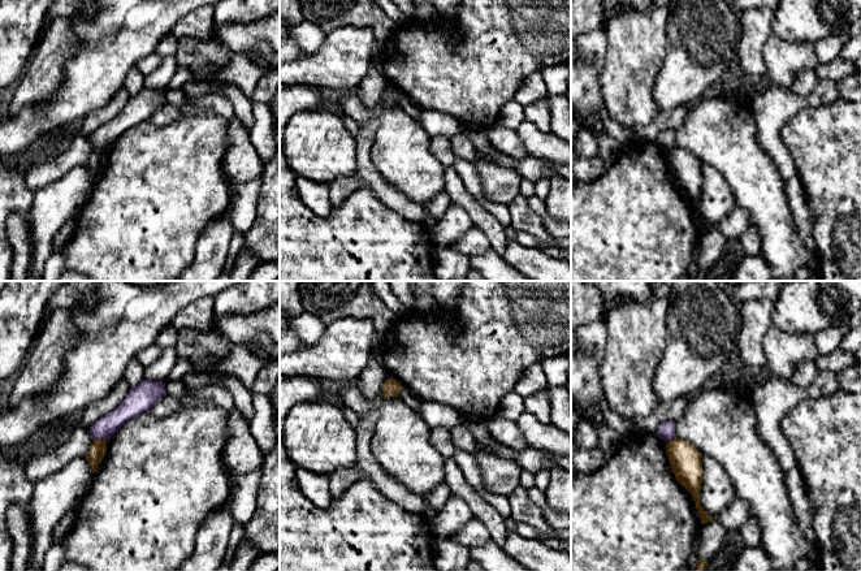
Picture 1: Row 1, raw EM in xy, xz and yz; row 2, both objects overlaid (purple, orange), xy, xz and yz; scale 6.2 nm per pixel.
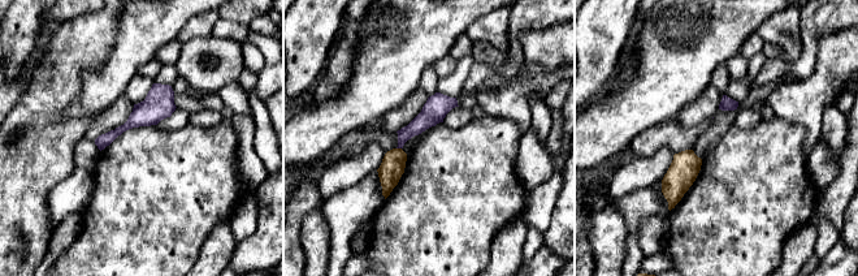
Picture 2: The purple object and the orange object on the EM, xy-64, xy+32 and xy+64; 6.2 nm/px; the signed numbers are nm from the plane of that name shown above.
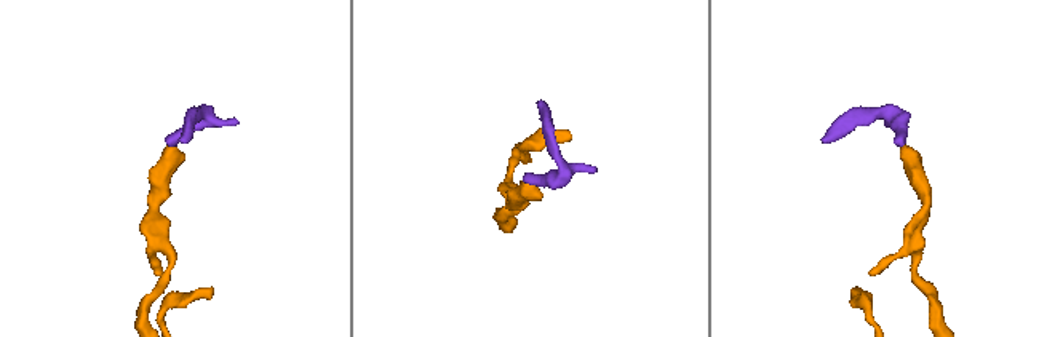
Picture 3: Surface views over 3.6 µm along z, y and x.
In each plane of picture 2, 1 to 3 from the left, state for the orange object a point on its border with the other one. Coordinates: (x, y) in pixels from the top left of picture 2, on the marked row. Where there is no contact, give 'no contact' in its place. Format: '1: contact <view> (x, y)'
1: no contact
2: contact xy+32 (399, 147)
3: no contact

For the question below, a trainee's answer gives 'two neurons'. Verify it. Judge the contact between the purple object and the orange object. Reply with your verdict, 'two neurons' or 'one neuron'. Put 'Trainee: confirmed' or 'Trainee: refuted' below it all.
two neurons
Trainee: confirmed

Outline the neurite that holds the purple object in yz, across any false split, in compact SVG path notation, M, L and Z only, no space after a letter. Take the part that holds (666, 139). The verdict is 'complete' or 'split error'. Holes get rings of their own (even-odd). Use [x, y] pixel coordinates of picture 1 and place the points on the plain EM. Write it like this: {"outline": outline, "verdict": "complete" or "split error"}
{"outline": "M667 129L662 131L656 142L661 148L671 150L675 147L675 131L672 129Z", "verdict": "complete"}

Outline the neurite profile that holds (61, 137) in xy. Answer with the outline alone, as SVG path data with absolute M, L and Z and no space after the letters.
M75 126L73 130L68 129L59 129L52 131L51 134L47 135L51 140L56 142L59 148L64 148L68 142L75 135L75 134L82 134L88 142L90 142L90 135L86 135L79 126Z

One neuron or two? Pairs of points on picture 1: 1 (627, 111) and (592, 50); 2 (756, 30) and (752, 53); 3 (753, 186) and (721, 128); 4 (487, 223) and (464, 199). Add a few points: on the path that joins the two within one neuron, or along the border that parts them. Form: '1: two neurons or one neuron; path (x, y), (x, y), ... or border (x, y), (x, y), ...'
1: two neurons; border (606, 35), (605, 63), (600, 73), (602, 96)
2: one neuron; path (753, 35), (752, 48)
3: one neuron; path (749, 172), (727, 142)
4: one neuron; path (481, 217), (470, 204)

